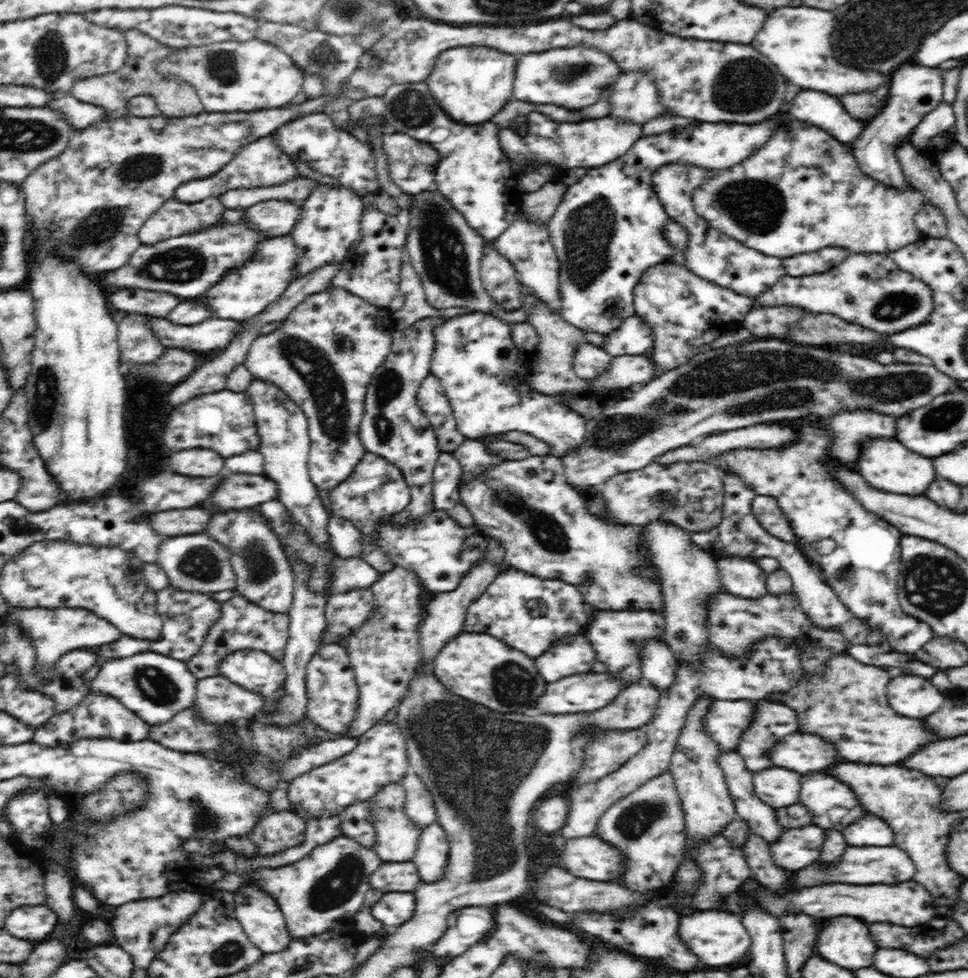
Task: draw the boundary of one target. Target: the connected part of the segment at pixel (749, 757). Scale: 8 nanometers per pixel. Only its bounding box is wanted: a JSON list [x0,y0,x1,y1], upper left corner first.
[737,701,799,773]

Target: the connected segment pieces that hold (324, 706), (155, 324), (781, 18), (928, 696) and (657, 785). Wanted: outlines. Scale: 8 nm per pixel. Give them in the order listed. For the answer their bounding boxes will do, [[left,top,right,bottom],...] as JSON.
[[305,643,359,736],[147,317,245,352],[751,3,891,97],[887,674,949,719],[595,772,686,893]]

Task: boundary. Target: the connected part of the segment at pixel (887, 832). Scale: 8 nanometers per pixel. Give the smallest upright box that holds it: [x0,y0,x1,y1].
[842,814,892,846]

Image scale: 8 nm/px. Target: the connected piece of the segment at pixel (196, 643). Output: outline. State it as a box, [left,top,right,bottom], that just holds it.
[98,586,220,664]

